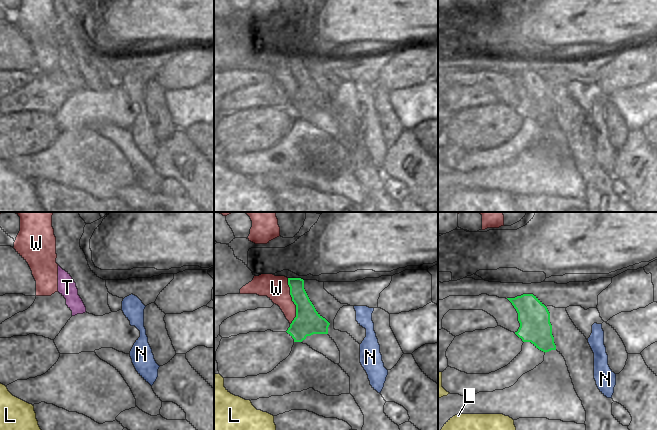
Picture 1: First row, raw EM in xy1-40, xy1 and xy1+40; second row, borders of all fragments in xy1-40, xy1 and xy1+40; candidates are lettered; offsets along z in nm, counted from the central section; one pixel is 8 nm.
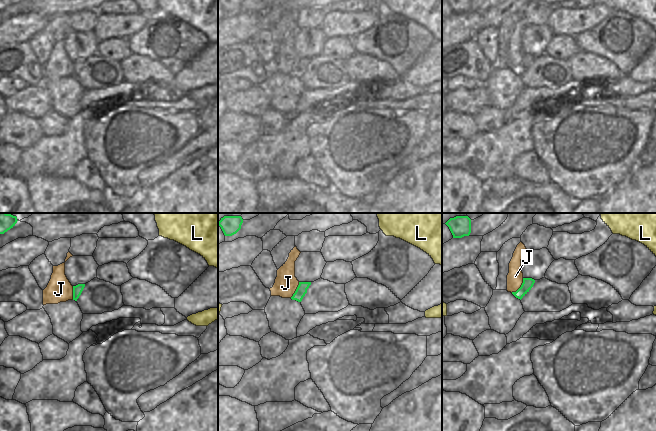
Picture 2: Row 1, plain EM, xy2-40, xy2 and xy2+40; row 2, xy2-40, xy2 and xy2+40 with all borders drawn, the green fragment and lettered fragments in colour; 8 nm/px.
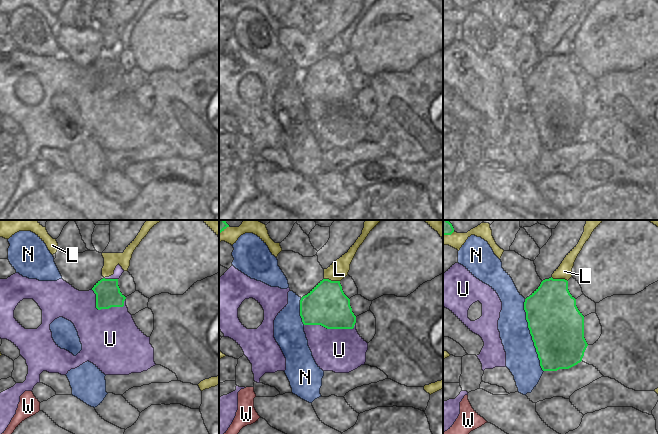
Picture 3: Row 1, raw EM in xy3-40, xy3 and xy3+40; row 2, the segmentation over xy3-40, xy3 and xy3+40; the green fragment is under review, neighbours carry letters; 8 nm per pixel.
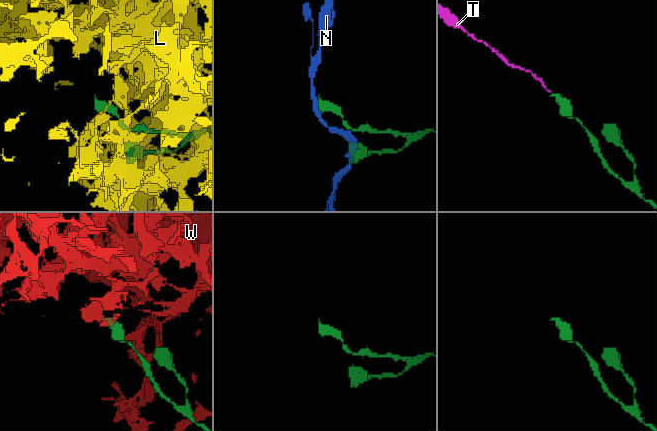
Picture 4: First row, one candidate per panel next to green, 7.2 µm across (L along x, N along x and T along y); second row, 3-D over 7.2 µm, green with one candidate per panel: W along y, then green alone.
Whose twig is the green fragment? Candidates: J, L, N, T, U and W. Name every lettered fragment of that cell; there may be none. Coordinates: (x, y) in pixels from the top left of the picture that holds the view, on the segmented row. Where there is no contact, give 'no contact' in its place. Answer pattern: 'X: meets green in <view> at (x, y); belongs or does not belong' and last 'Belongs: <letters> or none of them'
J: meets green in xy2+40 at (520, 287); does not belong
L: meets green in xy3+40 at (559, 279); does not belong
N: meets green in xy3+40 at (531, 335); does not belong
T: no contact; belongs
U: meets green in xy3 at (330, 328); does not belong
W: meets green in xy1 at (292, 300); does not belong
Belongs: T

